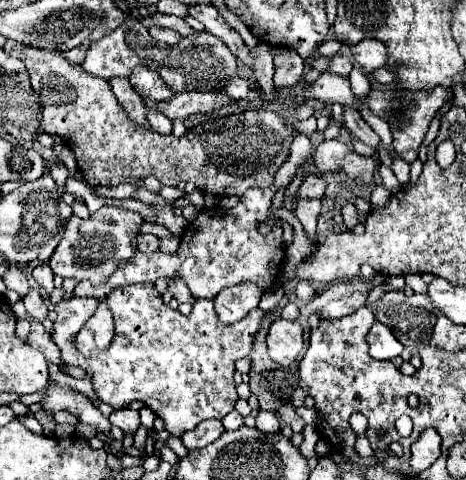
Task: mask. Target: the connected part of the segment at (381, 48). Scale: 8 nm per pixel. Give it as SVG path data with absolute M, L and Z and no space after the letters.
M366 38L366 40L358 42L352 48L352 54L354 54L356 62L370 74L380 68L386 68L386 64L388 64L388 48L376 38Z

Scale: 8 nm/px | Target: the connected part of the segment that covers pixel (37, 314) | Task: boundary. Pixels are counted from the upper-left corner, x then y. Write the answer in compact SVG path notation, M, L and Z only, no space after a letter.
M32 286L30 292L28 292L28 296L24 296L22 302L24 302L28 314L32 314L38 322L42 322L48 316L48 306L46 306L46 300L42 298L38 286Z

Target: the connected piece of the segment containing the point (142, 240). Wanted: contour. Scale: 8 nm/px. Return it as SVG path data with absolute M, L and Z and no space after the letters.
M154 234L138 236L138 250L144 250L144 252L154 252L154 250L158 250L158 238L156 238Z

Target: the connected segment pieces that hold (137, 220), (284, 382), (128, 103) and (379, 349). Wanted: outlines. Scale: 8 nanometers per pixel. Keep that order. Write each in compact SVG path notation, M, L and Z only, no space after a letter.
M102 206L88 220L72 214L66 226L66 234L50 258L50 268L62 278L76 278L78 282L90 280L92 284L102 284L114 272L118 262L128 260L136 252L136 236L142 222L144 220L140 214L118 206Z
M274 312L266 314L266 320L262 324L262 330L256 334L254 350L250 354L252 368L250 368L250 390L256 394L262 410L278 412L280 406L288 404L292 400L294 390L298 388L298 376L292 370L284 370L278 364L268 360L258 360L264 356L266 350L266 334L274 320Z
M112 78L110 80L110 86L112 86L112 92L114 96L118 98L118 102L126 108L128 116L136 122L136 124L148 124L146 122L146 108L144 108L144 102L142 98L134 92L134 88L130 86L128 78Z
M374 322L366 340L370 346L370 356L376 360L392 360L394 356L400 356L404 350L404 346L396 340L390 328L380 322Z

